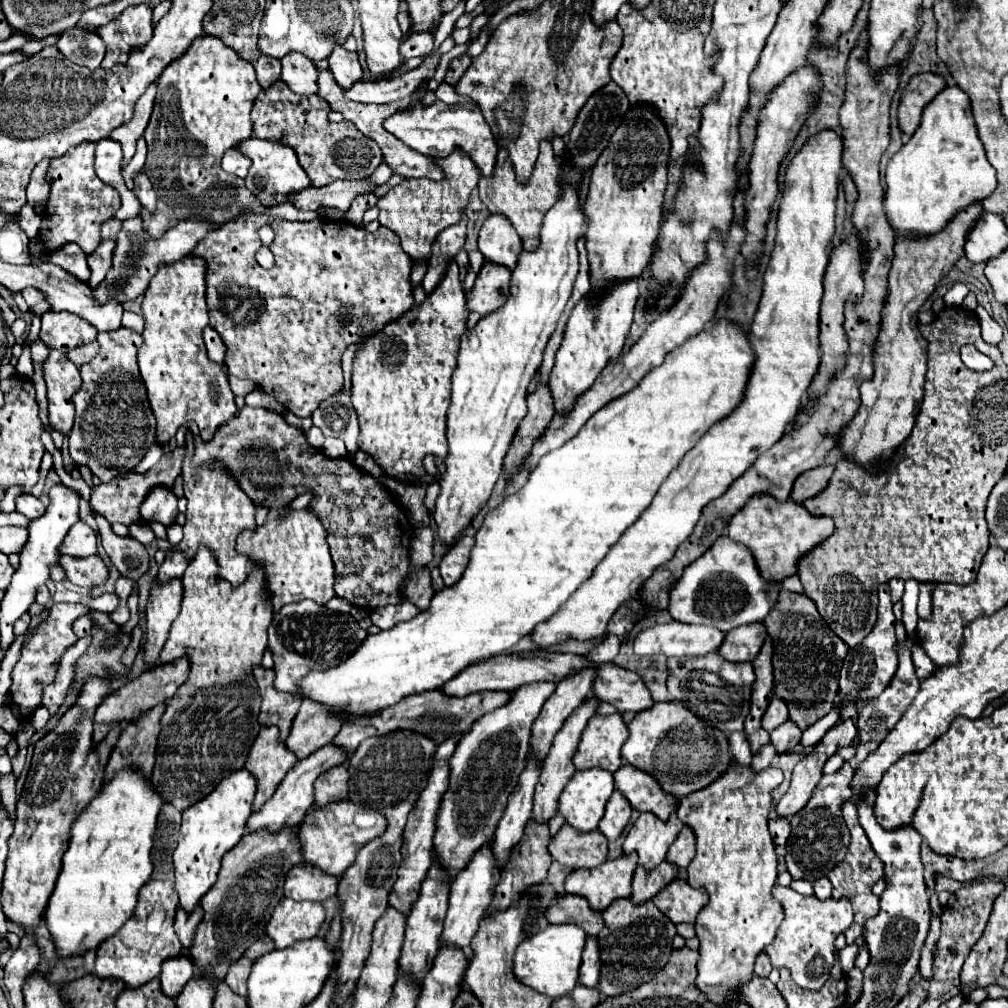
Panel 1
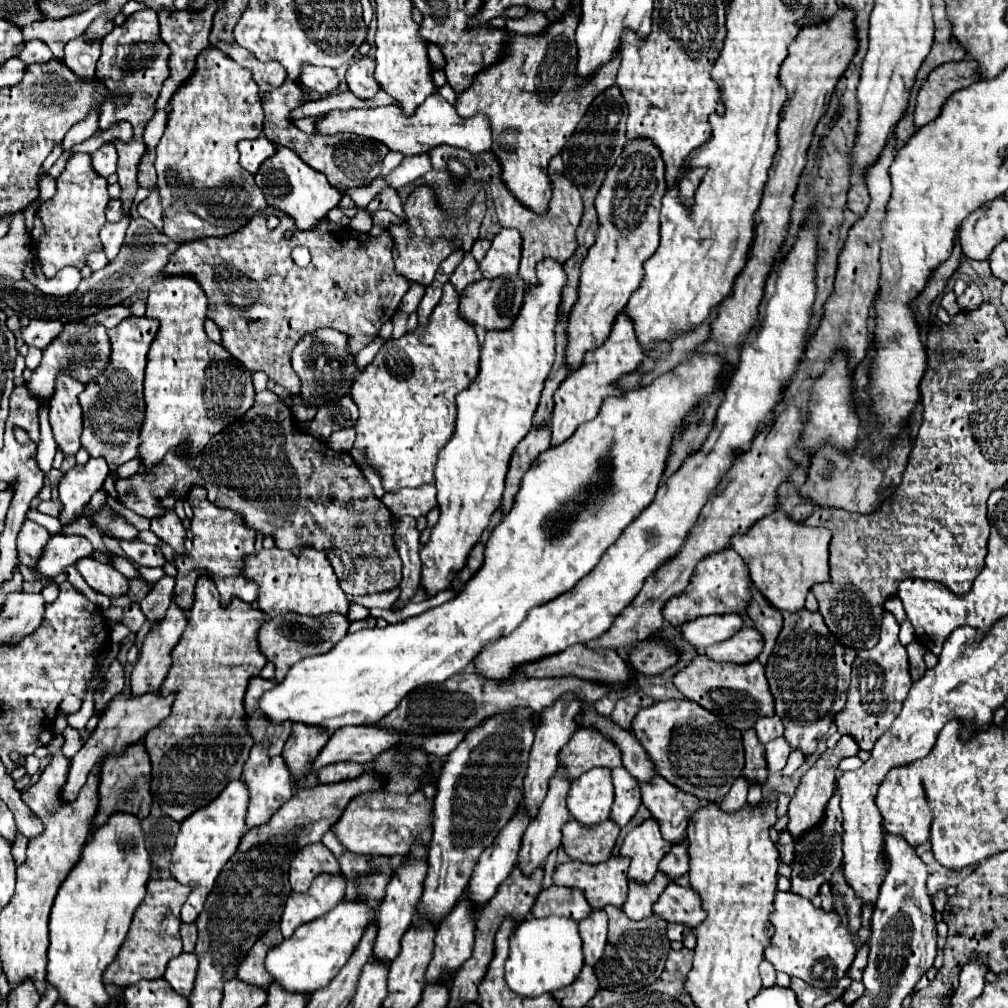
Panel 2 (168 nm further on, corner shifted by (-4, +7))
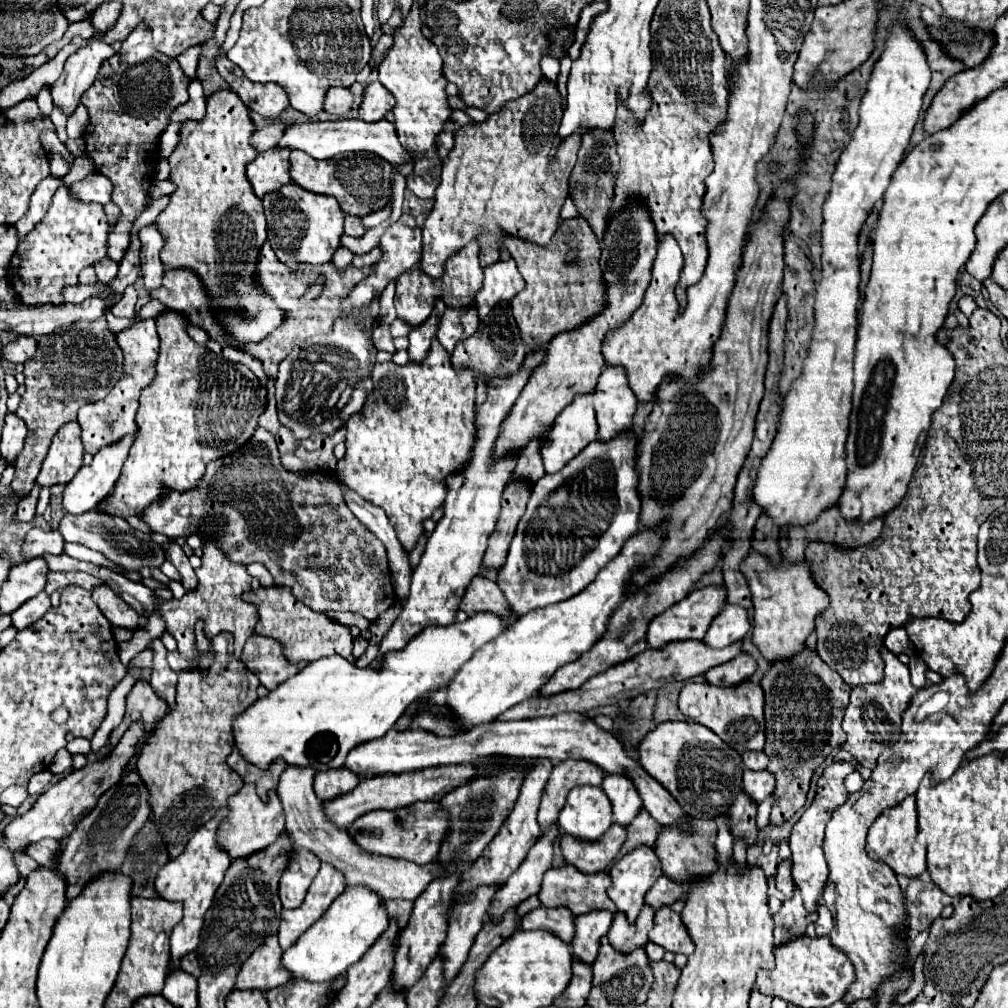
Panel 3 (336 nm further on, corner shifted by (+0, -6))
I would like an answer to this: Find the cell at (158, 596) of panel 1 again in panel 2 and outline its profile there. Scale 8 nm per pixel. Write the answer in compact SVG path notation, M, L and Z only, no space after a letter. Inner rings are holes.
M171 602L167 616L143 642L139 660L131 672L131 696L157 692L167 670L171 668L171 650L177 646L187 626L185 612Z

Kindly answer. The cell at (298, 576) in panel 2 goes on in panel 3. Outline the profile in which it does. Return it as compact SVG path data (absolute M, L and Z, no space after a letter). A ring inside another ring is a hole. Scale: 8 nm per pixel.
M279 585L259 587L257 591L245 593L243 599L255 603L259 609L259 621L257 621L255 633L281 641L285 647L285 655L291 663L317 661L327 655L341 655L353 661L353 655L351 655L353 637L349 627L329 619L325 613L315 613L303 601L297 601L289 587L279 587Z

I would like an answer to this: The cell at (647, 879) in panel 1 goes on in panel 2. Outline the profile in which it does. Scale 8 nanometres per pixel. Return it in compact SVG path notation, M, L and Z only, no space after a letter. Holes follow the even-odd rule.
M657 872L649 884L629 882L629 894L623 904L623 912L627 914L627 918L643 920L651 916L651 908L667 884L669 884L669 878L661 872Z

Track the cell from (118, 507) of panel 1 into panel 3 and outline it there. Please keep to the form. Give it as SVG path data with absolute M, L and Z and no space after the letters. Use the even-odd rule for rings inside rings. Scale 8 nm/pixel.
M257 427L253 437L245 445L237 447L237 451L231 455L209 461L205 467L205 477L195 489L183 493L167 489L163 499L143 509L139 519L147 523L151 531L167 535L169 539L185 537L197 529L203 533L203 519L211 523L215 521L215 525L221 525L223 529L221 533L215 533L215 541L231 559L247 565L253 561L263 563L277 585L291 587L293 595L303 599L303 603L307 603L307 607L313 611L351 611L375 621L395 601L385 547L349 511L343 497L343 485L331 479L329 471L315 471L307 475L287 471L279 461L275 437L263 427Z

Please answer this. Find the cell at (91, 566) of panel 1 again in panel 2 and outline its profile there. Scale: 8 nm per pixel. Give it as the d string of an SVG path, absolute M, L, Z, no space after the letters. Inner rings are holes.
M83 558L75 566L81 572L81 576L85 578L85 582L95 592L101 592L101 594L113 596L113 598L125 596L129 592L129 580L107 564L101 564L93 558Z

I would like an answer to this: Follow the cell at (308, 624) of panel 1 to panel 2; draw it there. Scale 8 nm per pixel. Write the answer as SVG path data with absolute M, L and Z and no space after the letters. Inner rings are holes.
M283 614L269 618L259 628L259 650L261 654L275 664L275 682L281 682L289 668L299 662L301 658L325 654L329 652L345 634L349 628L349 618L341 614L325 614L325 616L299 616L299 614Z

